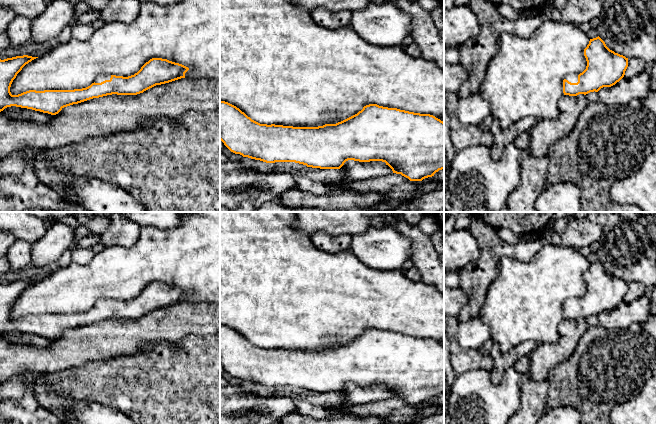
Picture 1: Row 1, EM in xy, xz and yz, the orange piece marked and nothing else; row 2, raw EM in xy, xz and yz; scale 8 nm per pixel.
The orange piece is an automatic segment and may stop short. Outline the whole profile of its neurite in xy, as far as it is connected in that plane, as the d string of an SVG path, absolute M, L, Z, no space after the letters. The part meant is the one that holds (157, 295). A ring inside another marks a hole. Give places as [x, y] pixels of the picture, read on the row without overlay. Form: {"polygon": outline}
{"polygon": "M28 279L0 283L0 336L16 330L51 339L64 331L107 319L137 319L165 307L185 302L188 291L162 282L152 282L134 299L99 299L88 311L74 314L29 314L12 319L10 311L22 292L38 281Z"}

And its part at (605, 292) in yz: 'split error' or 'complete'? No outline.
split error

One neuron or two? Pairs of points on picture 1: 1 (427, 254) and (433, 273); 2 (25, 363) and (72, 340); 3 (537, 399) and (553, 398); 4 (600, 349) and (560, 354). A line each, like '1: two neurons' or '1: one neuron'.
1: one neuron
2: one neuron
3: two neurons
4: two neurons

